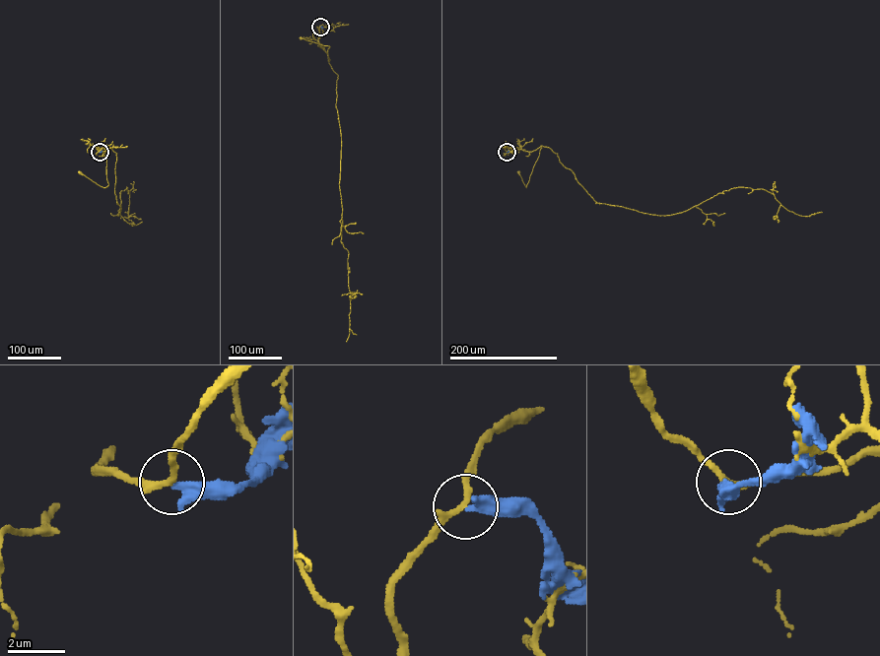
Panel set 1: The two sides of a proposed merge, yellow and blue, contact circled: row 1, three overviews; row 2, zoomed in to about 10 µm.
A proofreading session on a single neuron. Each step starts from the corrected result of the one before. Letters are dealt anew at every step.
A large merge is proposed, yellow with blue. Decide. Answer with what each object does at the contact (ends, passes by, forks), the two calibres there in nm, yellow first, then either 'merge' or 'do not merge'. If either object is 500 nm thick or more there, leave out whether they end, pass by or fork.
yellow passes by; blue ends; calibres 220 and 440 nm; do not merge

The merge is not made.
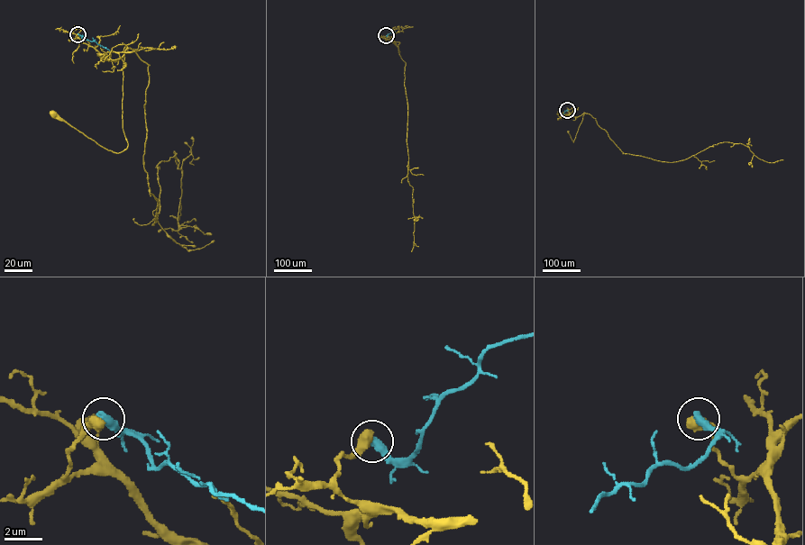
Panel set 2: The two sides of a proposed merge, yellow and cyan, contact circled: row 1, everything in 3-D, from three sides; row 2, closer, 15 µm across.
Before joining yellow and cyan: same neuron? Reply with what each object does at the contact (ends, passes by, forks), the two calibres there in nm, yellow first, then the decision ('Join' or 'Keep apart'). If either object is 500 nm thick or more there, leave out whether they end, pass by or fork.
Thickness 700 nm (yellow) against 480 nm. Keep apart

